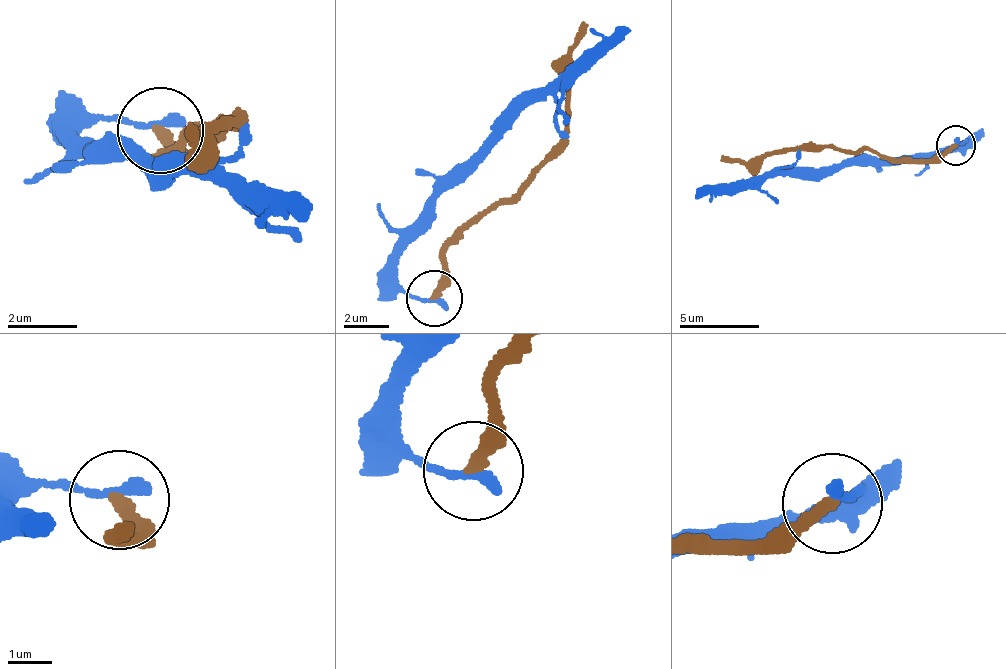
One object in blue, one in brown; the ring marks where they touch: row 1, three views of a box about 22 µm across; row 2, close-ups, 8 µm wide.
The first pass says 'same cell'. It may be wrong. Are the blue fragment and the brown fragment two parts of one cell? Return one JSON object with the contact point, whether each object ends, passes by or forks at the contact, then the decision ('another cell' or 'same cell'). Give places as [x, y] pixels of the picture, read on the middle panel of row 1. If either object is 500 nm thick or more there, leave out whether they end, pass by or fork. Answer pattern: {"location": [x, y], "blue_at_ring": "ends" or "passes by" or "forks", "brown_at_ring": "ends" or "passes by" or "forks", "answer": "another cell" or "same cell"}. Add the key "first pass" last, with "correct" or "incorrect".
{"location": [434, 298], "blue_at_ring": "ends", "brown_at_ring": "ends", "answer": "another cell", "first pass": "incorrect"}

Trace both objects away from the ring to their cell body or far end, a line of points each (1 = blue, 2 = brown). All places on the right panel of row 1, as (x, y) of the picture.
1: (955, 142), (966, 143), (881, 164), (801, 166), (695, 194)
2: (955, 146), (931, 158), (918, 158), (868, 149), (761, 153), (740, 161), (722, 153)

